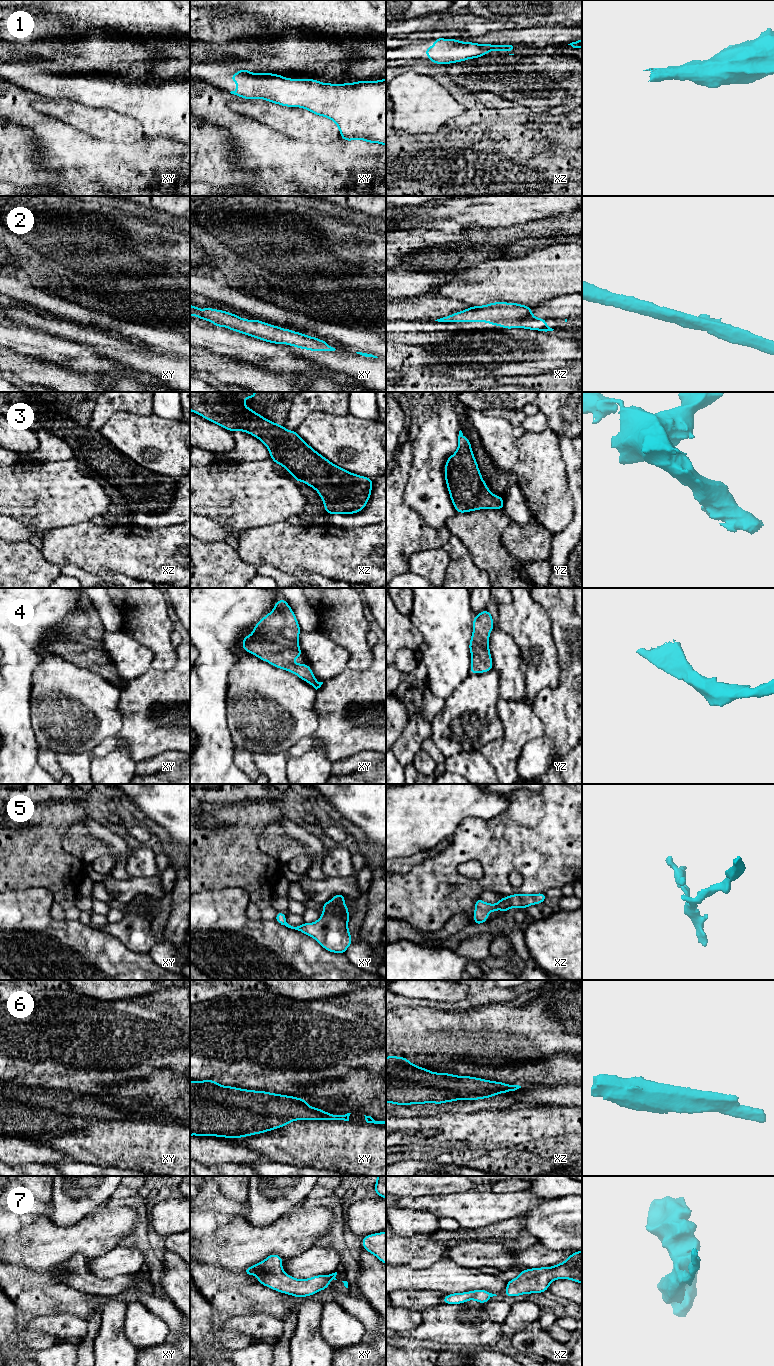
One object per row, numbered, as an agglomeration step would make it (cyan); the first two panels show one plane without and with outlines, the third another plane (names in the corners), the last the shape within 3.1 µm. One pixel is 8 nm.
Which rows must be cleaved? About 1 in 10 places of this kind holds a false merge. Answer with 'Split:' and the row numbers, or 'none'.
Split: none

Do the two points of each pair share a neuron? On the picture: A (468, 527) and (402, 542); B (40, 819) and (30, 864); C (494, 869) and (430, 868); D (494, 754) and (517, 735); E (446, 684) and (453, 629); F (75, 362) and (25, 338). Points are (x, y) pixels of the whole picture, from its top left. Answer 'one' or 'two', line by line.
A: two
B: one
C: one
D: one
E: one
F: one

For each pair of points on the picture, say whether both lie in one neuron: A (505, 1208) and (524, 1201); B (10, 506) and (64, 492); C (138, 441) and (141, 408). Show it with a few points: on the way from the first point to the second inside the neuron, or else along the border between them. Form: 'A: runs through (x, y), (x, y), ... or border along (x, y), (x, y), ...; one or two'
A: runs through (510, 1205), (519, 1202); one
B: runs through (23, 494), (51, 494); one
C: border along (117, 411), (129, 411), (141, 415), (152, 413); two

